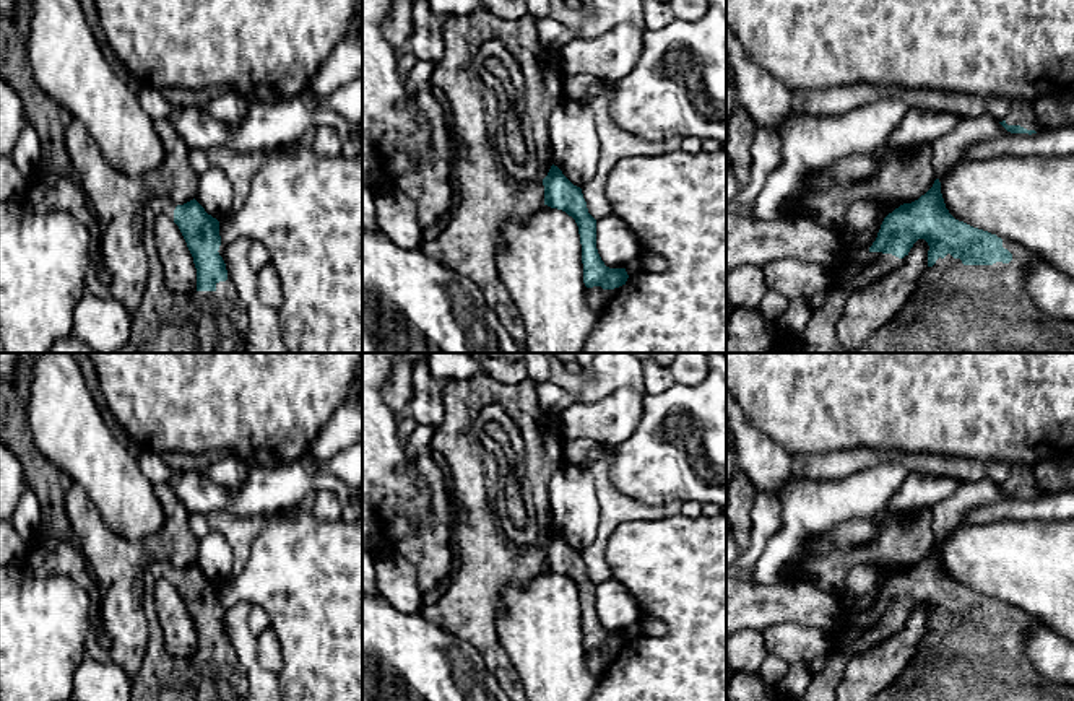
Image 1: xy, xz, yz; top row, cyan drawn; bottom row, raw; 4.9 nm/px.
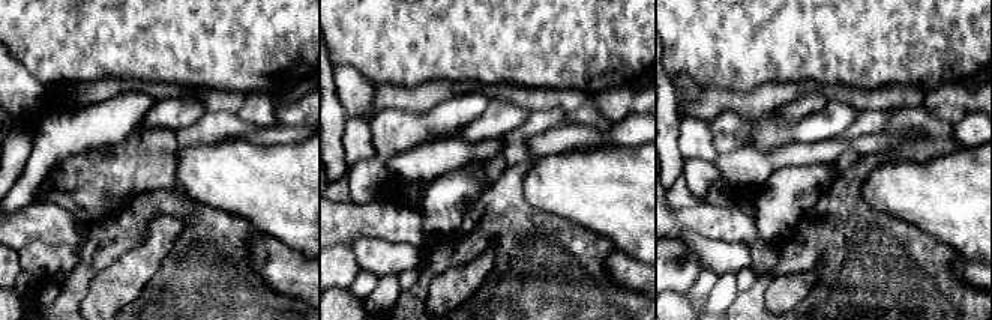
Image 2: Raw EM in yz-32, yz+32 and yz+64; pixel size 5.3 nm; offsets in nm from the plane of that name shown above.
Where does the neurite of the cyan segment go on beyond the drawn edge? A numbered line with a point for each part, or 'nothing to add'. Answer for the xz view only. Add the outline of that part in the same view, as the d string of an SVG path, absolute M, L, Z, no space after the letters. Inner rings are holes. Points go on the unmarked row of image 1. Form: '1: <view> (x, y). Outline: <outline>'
nothing to add

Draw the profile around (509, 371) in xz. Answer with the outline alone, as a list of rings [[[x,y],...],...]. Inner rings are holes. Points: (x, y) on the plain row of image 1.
[[[470,353],[487,372],[487,376],[504,384],[518,384],[528,377],[525,359],[486,358]]]

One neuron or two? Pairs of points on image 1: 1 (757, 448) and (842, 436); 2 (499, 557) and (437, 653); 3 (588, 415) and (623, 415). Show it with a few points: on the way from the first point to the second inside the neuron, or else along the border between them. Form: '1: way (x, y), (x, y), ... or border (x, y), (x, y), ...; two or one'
1: border (748, 420), (792, 456); two
2: border (446, 628), (463, 638), (481, 656); two
3: way (597, 415), (614, 413); one

